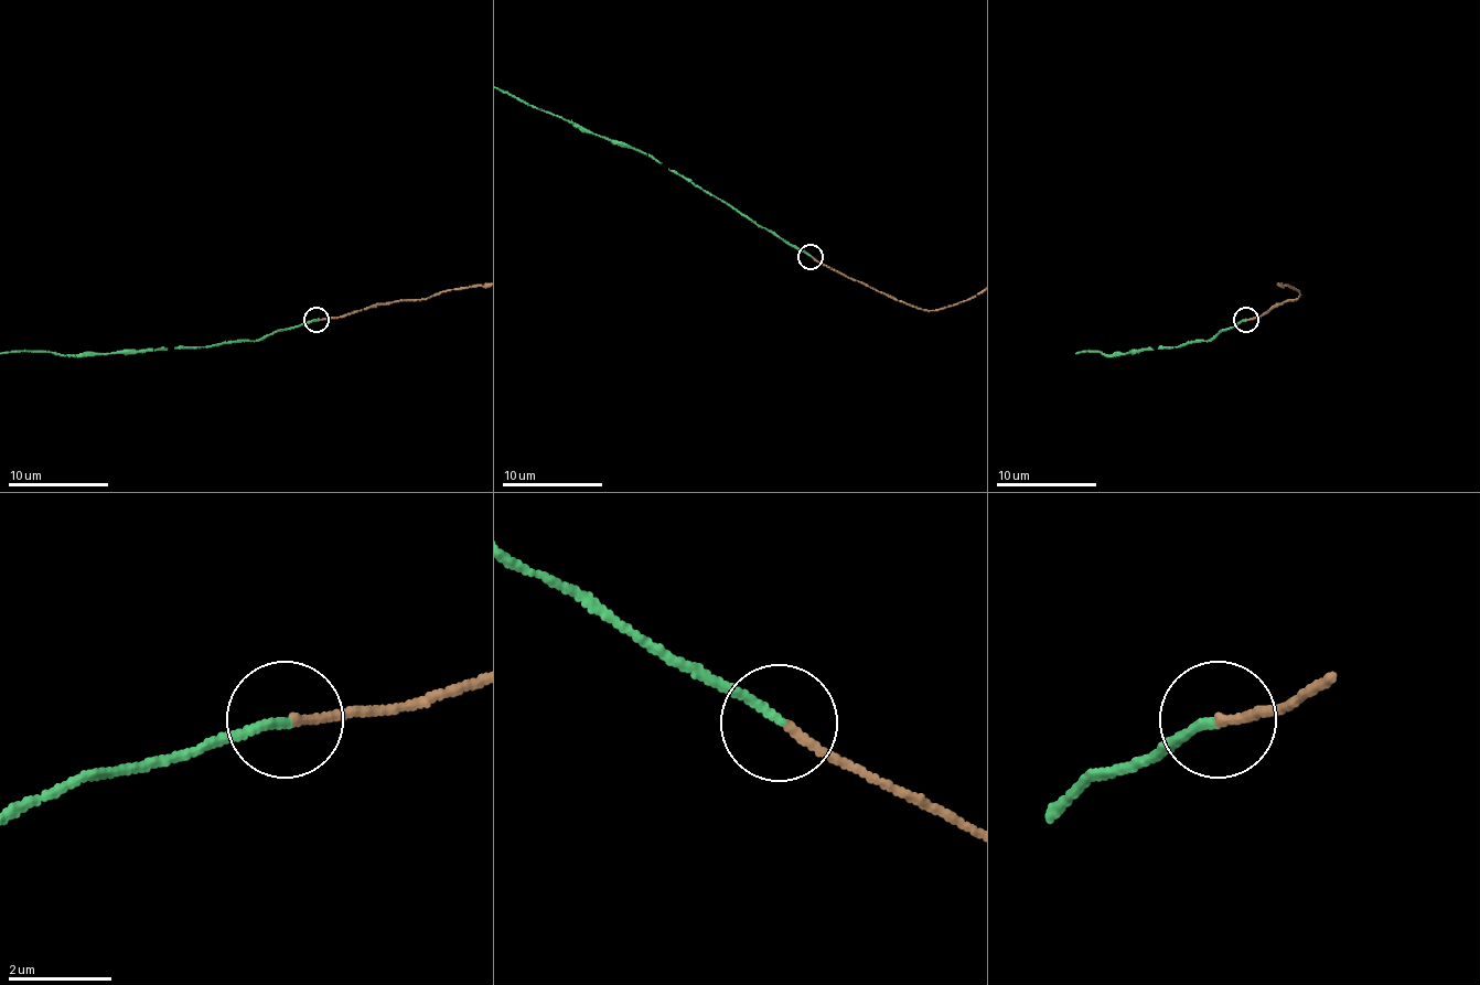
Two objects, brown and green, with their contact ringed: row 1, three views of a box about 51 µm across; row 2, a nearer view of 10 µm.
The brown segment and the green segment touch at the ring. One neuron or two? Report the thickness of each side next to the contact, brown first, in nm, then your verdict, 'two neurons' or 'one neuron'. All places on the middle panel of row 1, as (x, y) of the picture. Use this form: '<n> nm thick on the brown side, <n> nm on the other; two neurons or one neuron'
160 nm thick on the brown side, 170 nm on the other; one neuron

